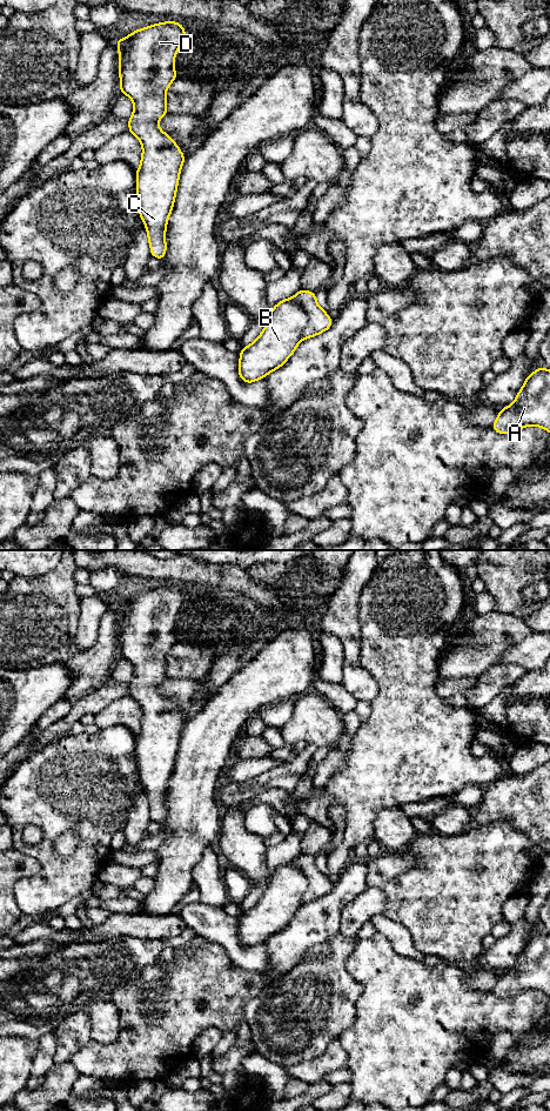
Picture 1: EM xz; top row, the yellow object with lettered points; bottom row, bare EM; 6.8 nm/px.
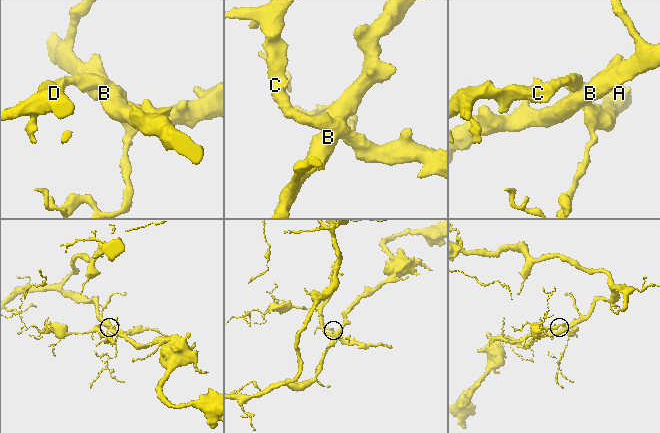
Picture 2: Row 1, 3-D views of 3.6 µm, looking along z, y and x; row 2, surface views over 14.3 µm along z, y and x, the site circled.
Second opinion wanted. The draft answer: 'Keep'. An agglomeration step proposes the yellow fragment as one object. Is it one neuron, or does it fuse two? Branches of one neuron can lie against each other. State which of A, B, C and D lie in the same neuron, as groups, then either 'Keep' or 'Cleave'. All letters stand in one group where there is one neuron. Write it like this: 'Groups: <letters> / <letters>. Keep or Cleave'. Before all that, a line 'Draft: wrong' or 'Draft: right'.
Draft: wrong
Groups: A C D / B. Cleave

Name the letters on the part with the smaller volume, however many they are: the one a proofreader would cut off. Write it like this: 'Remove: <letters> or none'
Remove: A, C, D

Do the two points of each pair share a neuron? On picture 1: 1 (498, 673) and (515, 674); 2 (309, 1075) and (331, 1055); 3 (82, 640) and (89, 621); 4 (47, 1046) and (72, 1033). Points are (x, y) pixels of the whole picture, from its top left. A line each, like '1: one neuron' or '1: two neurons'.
1: one neuron
2: one neuron
3: one neuron
4: two neurons

